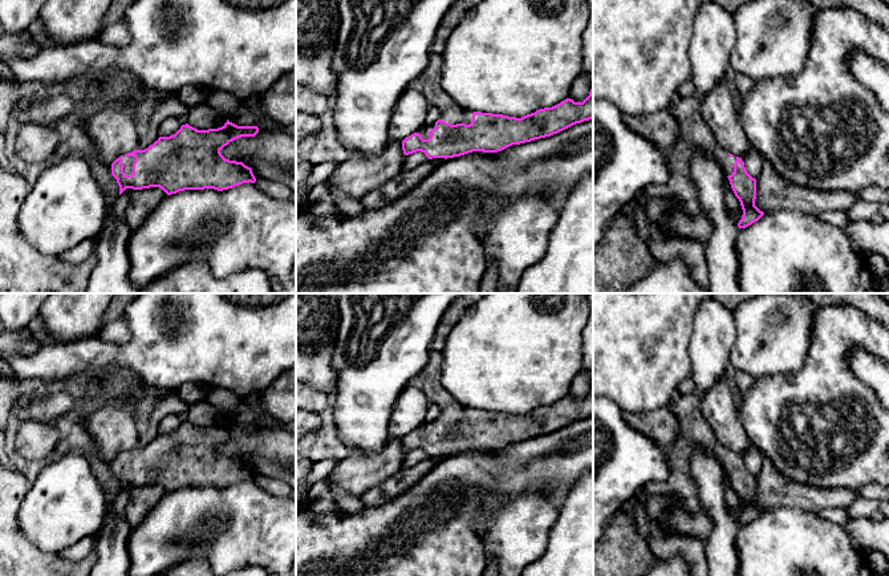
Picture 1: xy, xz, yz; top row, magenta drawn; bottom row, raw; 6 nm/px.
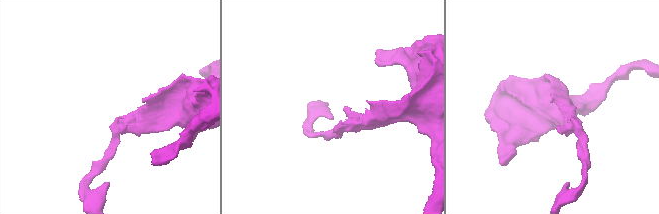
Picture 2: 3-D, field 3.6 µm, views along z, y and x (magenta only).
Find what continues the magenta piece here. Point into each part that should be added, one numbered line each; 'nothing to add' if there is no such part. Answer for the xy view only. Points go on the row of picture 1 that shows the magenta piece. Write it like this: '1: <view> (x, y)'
1: xy (128, 162)

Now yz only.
1: yz (685, 109)

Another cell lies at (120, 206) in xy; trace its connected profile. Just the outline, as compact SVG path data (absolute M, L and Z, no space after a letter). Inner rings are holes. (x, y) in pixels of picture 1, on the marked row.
M126 188L117 199L113 207L113 212L115 218L123 218L125 216L125 210L129 204L130 196L135 190L133 188Z

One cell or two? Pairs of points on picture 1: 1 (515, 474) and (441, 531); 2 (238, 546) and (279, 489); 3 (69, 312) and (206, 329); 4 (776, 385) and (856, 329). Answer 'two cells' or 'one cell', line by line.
1: one cell
2: two cells
3: two cells
4: one cell

